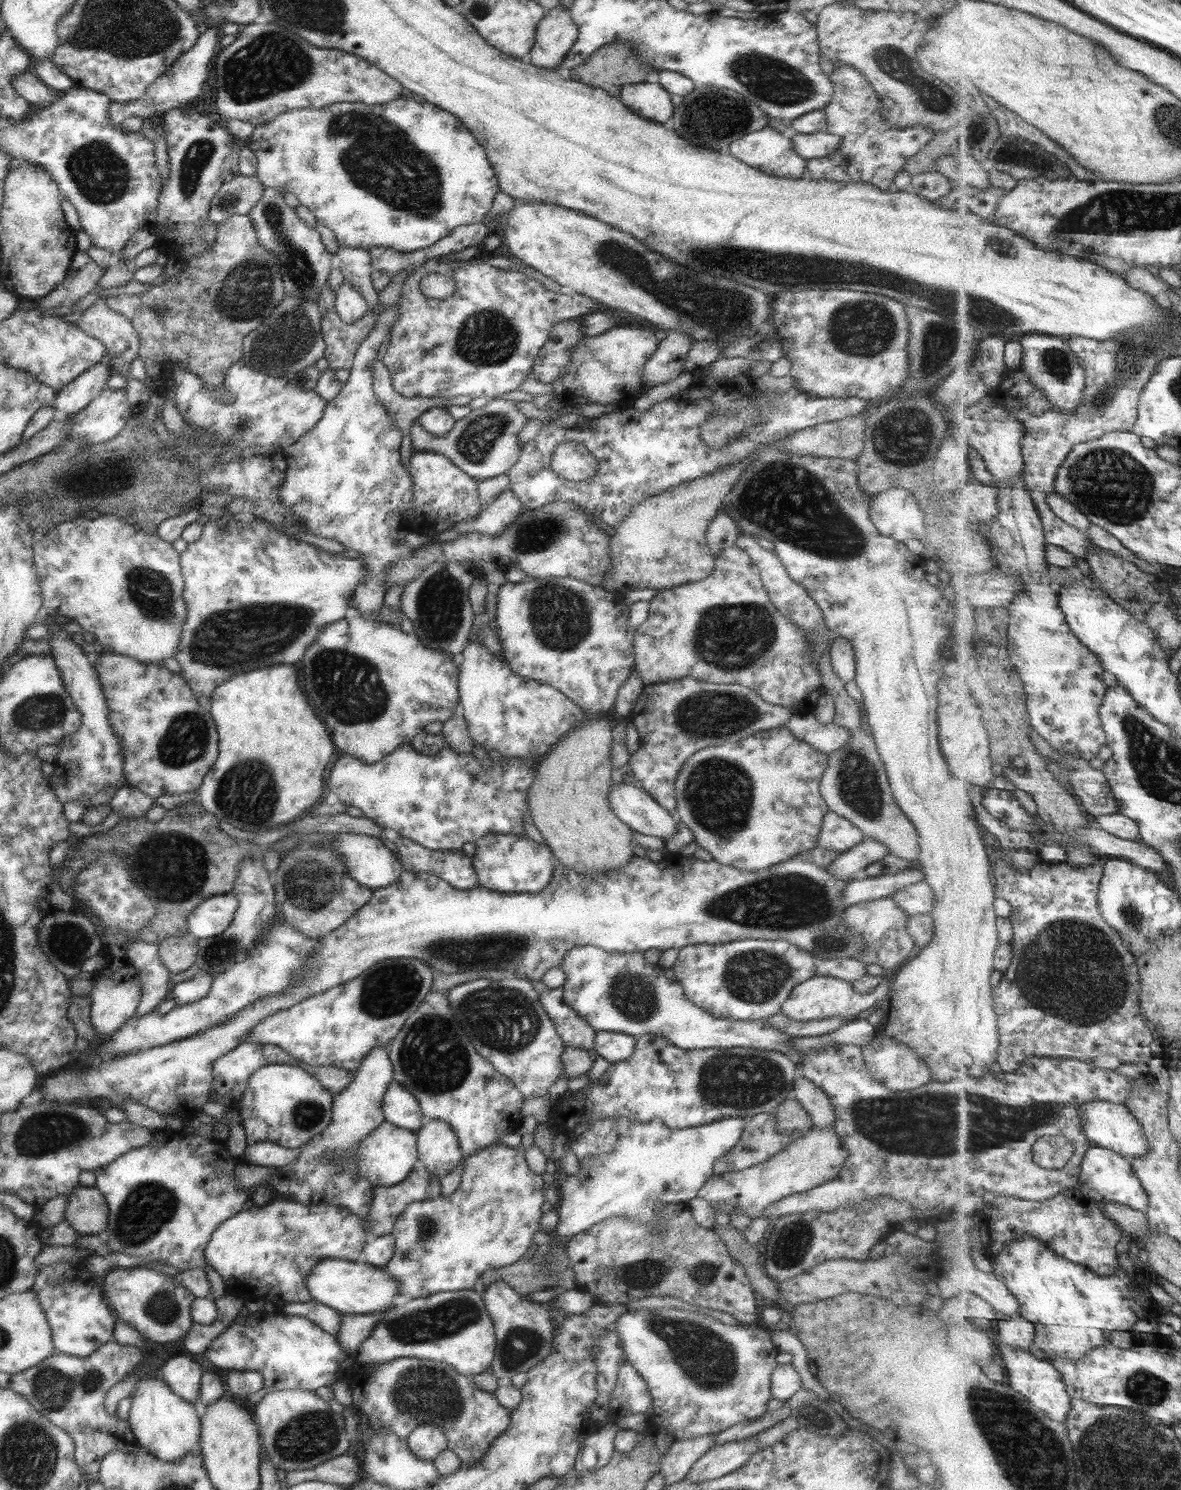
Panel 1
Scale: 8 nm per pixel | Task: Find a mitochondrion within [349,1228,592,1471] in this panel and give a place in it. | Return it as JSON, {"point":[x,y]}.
{"point":[420,1392]}

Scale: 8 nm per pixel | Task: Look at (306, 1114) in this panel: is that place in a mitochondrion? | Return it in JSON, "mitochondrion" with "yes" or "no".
{"mitochondrion":"yes"}

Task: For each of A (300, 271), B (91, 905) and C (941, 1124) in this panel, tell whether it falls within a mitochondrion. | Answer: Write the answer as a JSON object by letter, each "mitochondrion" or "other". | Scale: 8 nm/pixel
{"A":"mitochondrion","B":"other","C":"mitochondrion"}

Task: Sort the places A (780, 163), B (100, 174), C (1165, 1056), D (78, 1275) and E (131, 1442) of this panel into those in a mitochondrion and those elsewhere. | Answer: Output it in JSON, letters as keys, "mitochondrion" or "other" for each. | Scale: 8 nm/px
{"A":"other","B":"mitochondrion","C":"other","D":"other","E":"other"}

